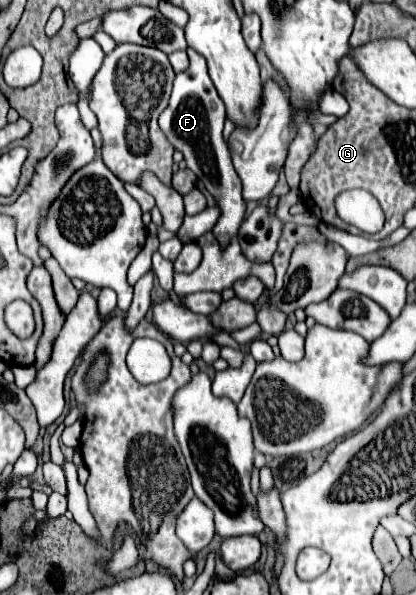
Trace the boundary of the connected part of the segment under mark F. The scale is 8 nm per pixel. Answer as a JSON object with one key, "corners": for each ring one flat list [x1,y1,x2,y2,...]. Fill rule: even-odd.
{"corners":[[187,48,187,56,189,56,189,66,187,70,175,74,171,100,169,106,159,116,159,126,167,136,167,140,173,144,173,148,183,154,187,168,195,176,201,176,205,188,213,194,217,206,221,208,221,218,215,224,213,234,221,244,227,244,241,226,245,214,245,200,241,200,239,176,231,164,231,154,223,138,225,104,219,98,215,86,211,84,203,56,199,56,199,52,195,52,193,48]]}

